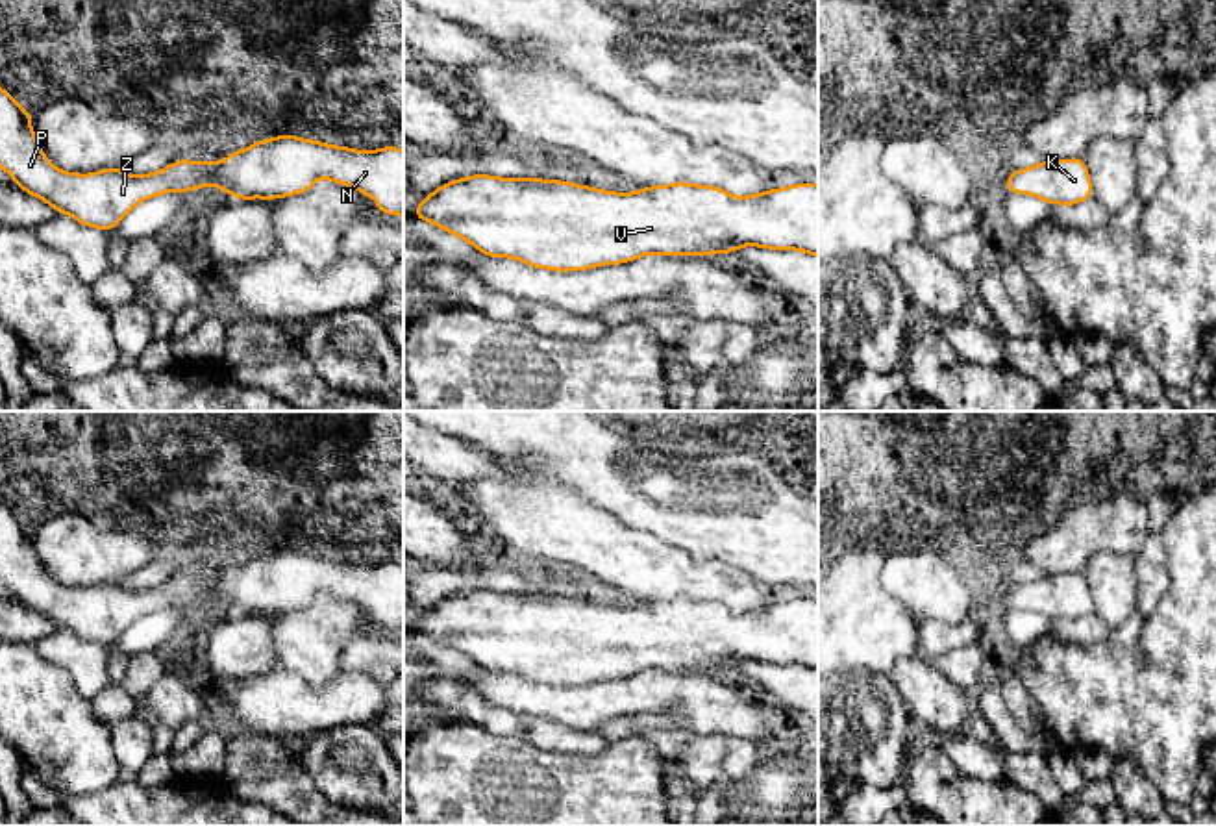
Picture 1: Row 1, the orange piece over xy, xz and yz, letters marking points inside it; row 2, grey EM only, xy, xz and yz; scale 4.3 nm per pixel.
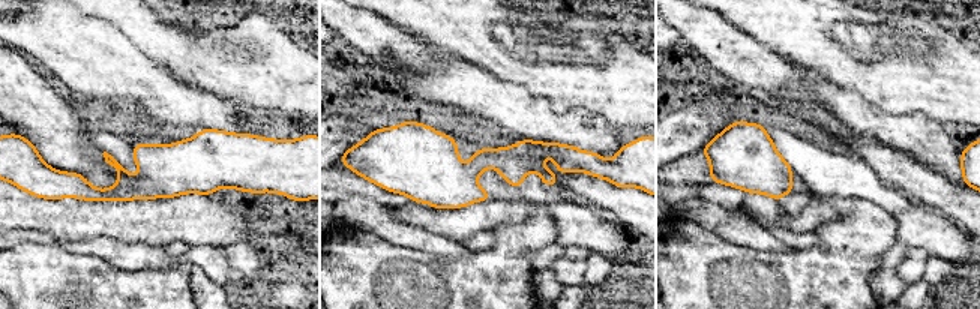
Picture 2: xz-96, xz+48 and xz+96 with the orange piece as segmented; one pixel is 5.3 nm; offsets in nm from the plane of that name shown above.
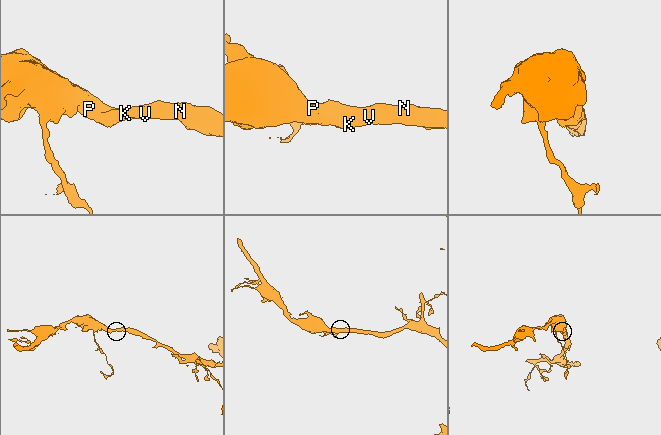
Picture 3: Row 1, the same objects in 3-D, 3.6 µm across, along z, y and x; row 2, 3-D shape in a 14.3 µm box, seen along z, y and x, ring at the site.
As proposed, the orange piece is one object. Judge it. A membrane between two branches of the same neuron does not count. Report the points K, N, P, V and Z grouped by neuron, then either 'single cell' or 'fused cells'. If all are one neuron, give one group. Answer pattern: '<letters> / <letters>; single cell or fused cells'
K N P V Z; single cell

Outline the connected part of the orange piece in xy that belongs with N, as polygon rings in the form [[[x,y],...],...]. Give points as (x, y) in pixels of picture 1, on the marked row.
[[[0,87],[0,167],[17,181],[17,187],[50,204],[56,213],[67,213],[87,228],[113,230],[139,202],[159,193],[185,193],[207,183],[226,194],[250,198],[283,198],[311,189],[320,180],[331,180],[361,191],[378,200],[381,215],[403,217],[403,150],[383,146],[381,150],[352,150],[294,135],[278,135],[257,141],[244,150],[231,152],[226,161],[180,159],[163,170],[131,176],[120,167],[96,170],[93,174],[63,172],[50,163],[31,130],[31,115]]]

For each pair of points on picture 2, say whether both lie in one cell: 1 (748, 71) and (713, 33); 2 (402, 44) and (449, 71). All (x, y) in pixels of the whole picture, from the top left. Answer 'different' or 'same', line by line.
1: same
2: different

